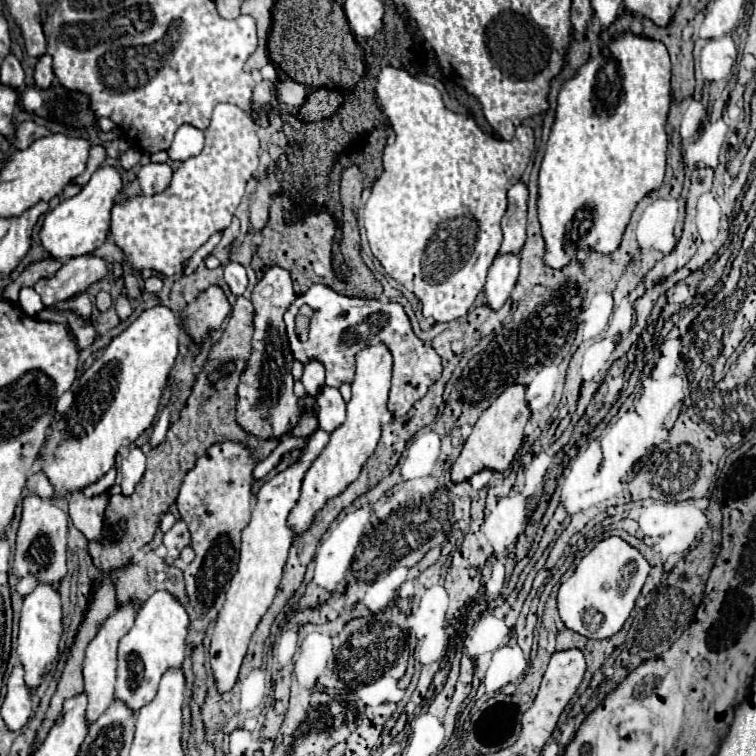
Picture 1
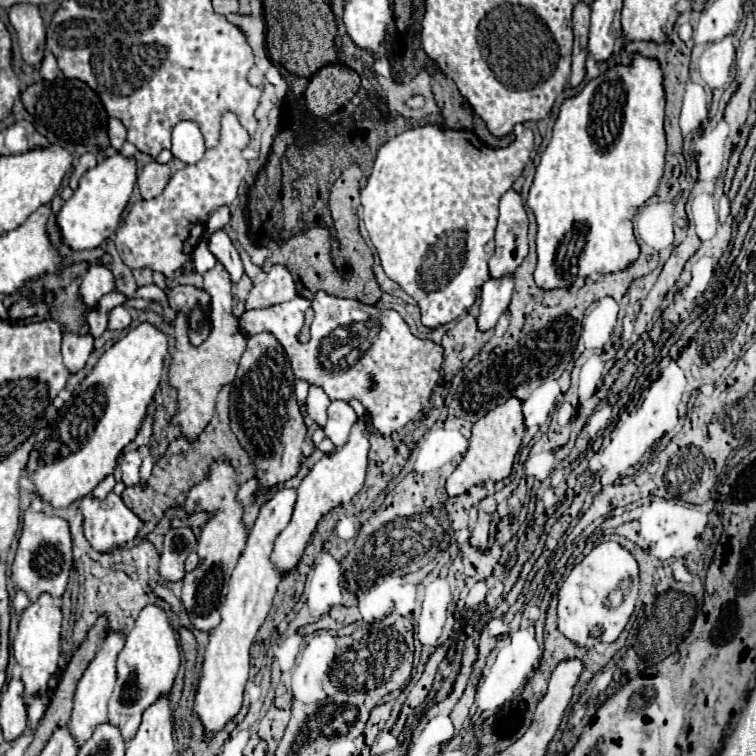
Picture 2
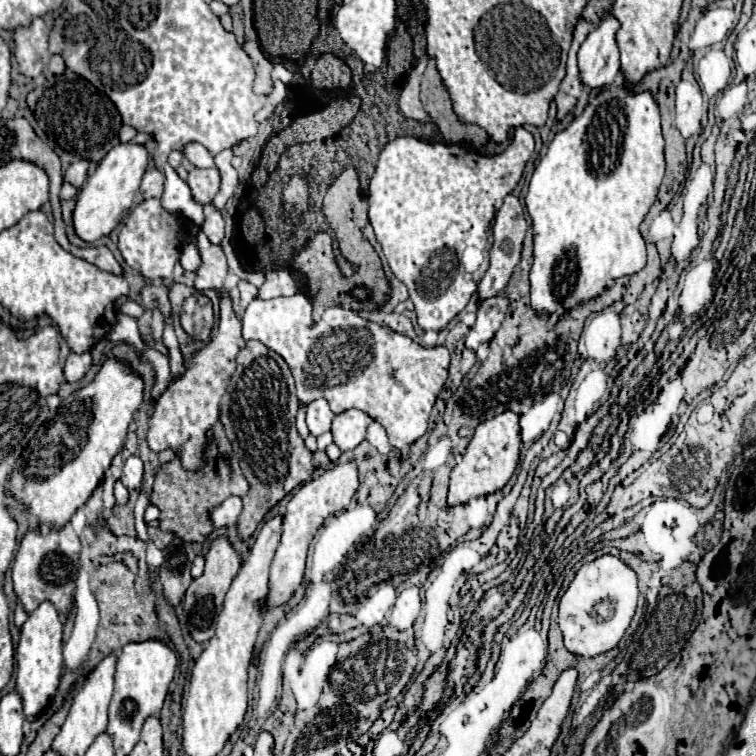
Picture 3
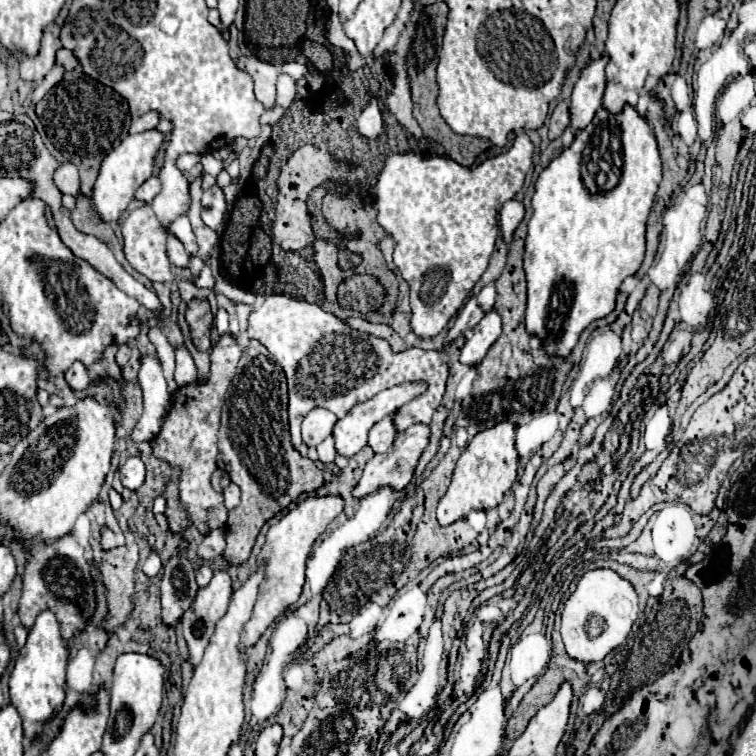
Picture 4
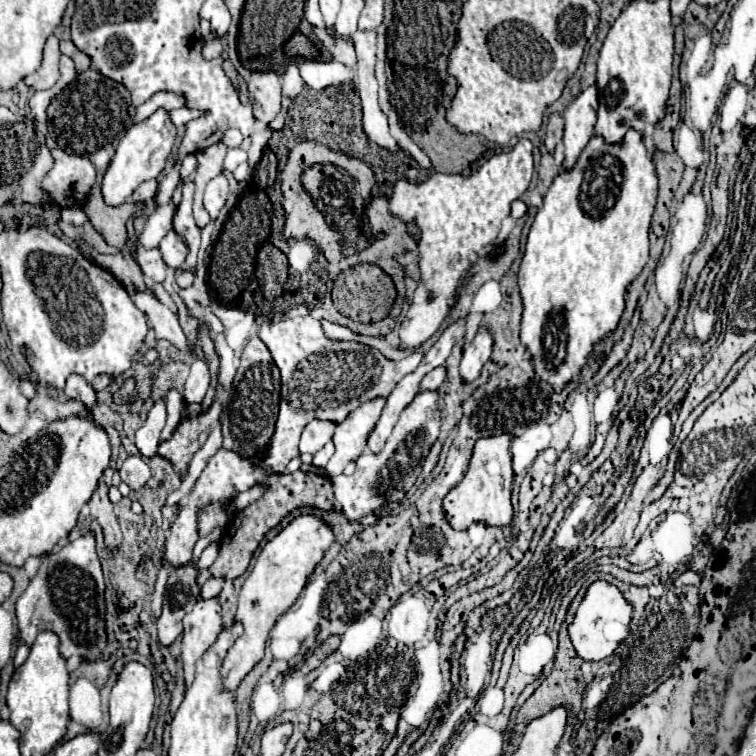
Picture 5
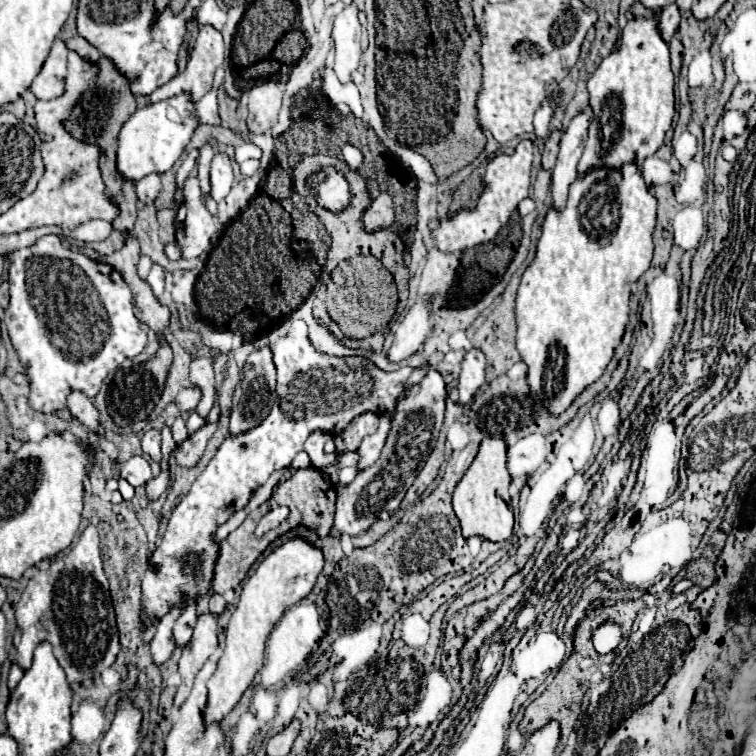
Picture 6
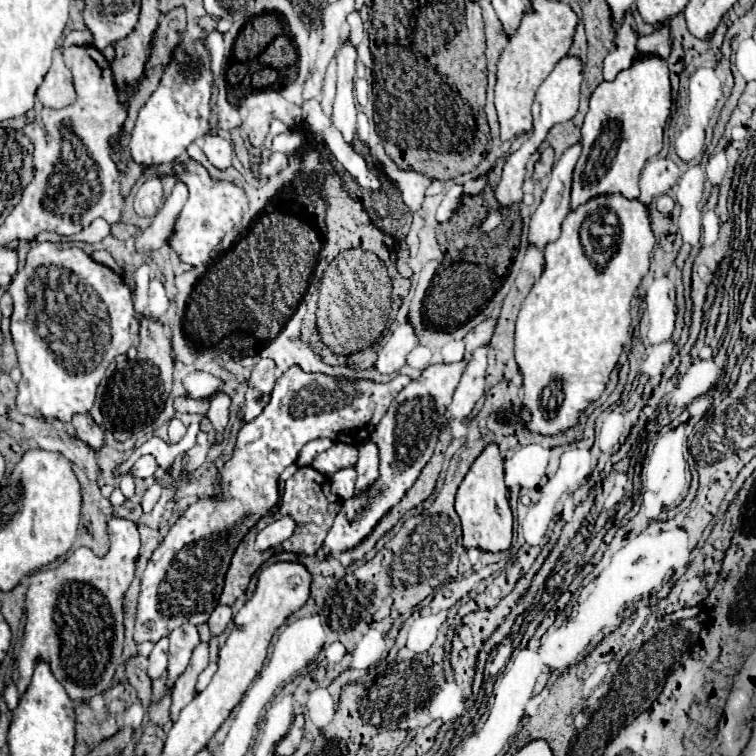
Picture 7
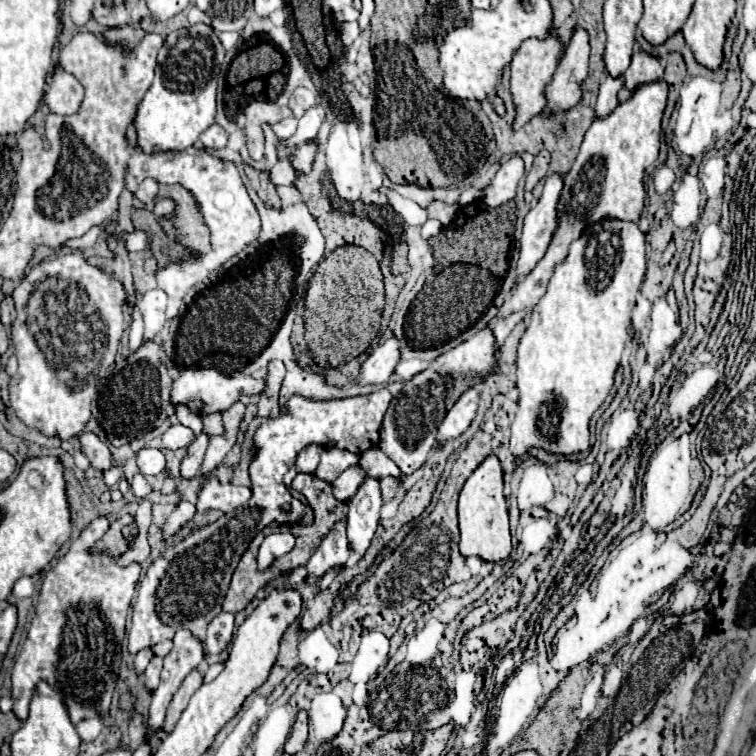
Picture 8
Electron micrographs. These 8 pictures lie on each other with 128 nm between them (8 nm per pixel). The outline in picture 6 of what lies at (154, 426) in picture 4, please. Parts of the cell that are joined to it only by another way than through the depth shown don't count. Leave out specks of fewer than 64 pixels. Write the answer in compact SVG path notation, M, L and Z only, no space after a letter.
M150 428L144 432L142 436L142 450L154 460L160 462L162 460L162 452L160 452L160 430Z

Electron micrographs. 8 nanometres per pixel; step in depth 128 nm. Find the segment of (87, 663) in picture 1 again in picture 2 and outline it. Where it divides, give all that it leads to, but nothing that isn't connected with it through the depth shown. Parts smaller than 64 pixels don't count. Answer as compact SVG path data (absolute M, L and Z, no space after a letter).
M108 632L102 648L94 656L94 660L88 664L88 668L84 670L84 676L78 682L74 710L72 710L72 718L68 722L68 728L74 734L74 738L78 740L78 744L84 744L92 736L94 728L108 720L108 700L110 700L110 694L116 684L116 656L122 650L122 646L124 646L124 634L122 632Z

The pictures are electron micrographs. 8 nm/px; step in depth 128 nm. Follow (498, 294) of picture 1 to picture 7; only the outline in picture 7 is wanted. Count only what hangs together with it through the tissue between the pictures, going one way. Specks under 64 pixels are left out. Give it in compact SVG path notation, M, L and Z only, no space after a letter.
M482 346L472 352L466 364L466 370L450 404L450 418L464 420L470 416L474 404L484 394L484 374L486 374L486 348Z

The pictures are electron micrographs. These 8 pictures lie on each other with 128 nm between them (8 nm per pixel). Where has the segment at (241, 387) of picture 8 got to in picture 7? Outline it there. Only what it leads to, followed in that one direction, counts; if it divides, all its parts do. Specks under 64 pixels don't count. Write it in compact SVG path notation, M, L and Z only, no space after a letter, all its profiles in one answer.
M192 372L190 376L184 378L186 394L192 398L210 398L212 394L216 394L218 386L220 386L220 380L216 380L206 372Z

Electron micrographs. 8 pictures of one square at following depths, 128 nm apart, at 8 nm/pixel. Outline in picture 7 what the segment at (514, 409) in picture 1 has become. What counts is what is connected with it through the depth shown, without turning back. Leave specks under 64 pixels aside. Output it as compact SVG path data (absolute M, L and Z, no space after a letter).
M488 444L474 460L466 478L456 492L456 512L462 522L464 546L482 548L488 552L508 550L512 542L512 510L508 504L508 488L504 484L504 458L496 444Z

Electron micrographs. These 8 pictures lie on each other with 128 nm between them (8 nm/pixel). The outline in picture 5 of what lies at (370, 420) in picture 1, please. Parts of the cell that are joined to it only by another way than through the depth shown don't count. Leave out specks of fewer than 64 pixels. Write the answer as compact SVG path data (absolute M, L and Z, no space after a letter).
M300 514L286 528L282 528L272 540L266 542L260 556L256 558L256 566L252 568L248 580L244 582L238 598L236 620L242 622L244 634L234 642L228 650L228 656L222 664L222 678L226 688L236 690L242 678L258 664L264 656L264 644L268 632L280 614L284 614L302 592L306 578L312 574L314 566L322 560L324 550L334 542L334 532L328 522L324 522L316 514Z

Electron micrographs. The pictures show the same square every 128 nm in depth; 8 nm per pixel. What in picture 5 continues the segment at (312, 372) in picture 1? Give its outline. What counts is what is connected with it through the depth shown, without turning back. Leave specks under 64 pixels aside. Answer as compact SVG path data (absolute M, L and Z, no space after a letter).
M314 418L312 422L306 424L304 432L302 432L302 438L300 438L300 452L318 452L328 440L332 440L334 436L334 428L336 424L330 422L330 420L318 420Z

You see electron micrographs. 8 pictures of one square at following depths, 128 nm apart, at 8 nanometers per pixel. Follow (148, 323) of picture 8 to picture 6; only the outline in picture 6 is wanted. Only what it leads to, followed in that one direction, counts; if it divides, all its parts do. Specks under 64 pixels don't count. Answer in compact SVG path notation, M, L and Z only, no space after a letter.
M152 264L152 270L148 274L148 284L152 286L152 292L156 298L162 296L162 290L164 290L164 270L160 264Z

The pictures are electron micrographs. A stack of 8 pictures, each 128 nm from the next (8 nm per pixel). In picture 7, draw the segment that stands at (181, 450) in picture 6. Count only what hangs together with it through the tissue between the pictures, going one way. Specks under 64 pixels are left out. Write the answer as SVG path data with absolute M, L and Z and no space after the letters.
M198 432L198 440L196 440L196 446L190 448L186 454L184 454L184 472L194 472L196 468L200 468L206 460L206 454L208 454L208 448L210 448L210 440L208 440L208 434L206 432Z

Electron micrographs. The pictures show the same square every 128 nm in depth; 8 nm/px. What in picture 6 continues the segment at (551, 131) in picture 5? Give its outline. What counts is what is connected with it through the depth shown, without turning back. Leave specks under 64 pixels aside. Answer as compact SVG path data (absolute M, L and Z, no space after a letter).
M552 130L552 132L550 132L550 136L546 138L544 152L542 152L542 166L544 166L544 168L548 168L548 170L552 170L552 166L556 164L560 136L562 136L562 132L560 132L560 130Z

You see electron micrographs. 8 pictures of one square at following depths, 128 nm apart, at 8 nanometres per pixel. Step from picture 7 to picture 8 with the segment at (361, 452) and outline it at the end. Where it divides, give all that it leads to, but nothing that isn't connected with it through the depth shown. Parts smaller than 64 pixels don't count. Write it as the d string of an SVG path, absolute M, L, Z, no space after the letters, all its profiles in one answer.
M366 476L358 492L348 500L348 536L350 546L360 556L370 546L372 536L376 534L378 520L380 520L380 506L382 506L382 492L380 482L372 476Z

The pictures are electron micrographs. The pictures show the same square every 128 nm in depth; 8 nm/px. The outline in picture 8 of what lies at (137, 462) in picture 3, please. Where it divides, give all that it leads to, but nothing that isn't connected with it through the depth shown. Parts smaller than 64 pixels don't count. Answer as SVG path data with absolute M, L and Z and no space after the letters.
M142 448L136 456L136 462L142 474L160 474L166 470L164 454L154 448Z

